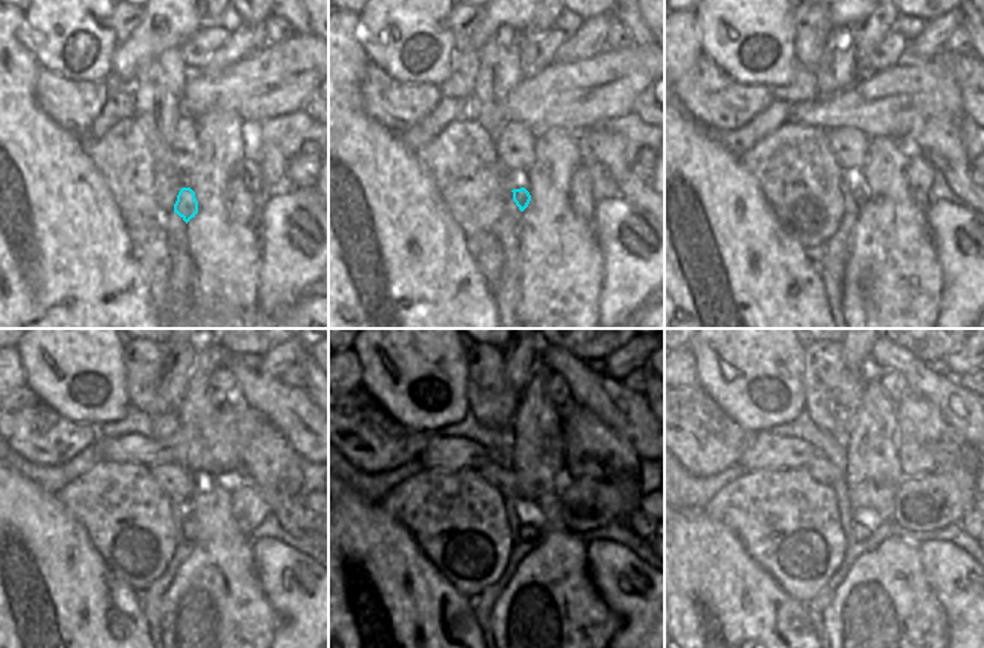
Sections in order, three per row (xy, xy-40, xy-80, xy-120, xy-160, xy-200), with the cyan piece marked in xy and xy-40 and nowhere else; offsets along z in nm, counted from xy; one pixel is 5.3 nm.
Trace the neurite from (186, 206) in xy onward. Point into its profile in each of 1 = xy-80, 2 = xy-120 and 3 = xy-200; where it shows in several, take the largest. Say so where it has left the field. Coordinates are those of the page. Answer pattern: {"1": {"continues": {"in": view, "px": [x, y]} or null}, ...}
{"1": {"continues": {"in": "xy-80", "px": [860, 194]}}, "2": {"continues": {"in": "xy-120", "px": [189, 527]}}, "3": {"continues": {"in": "xy-200", "px": [863, 533]}}}

